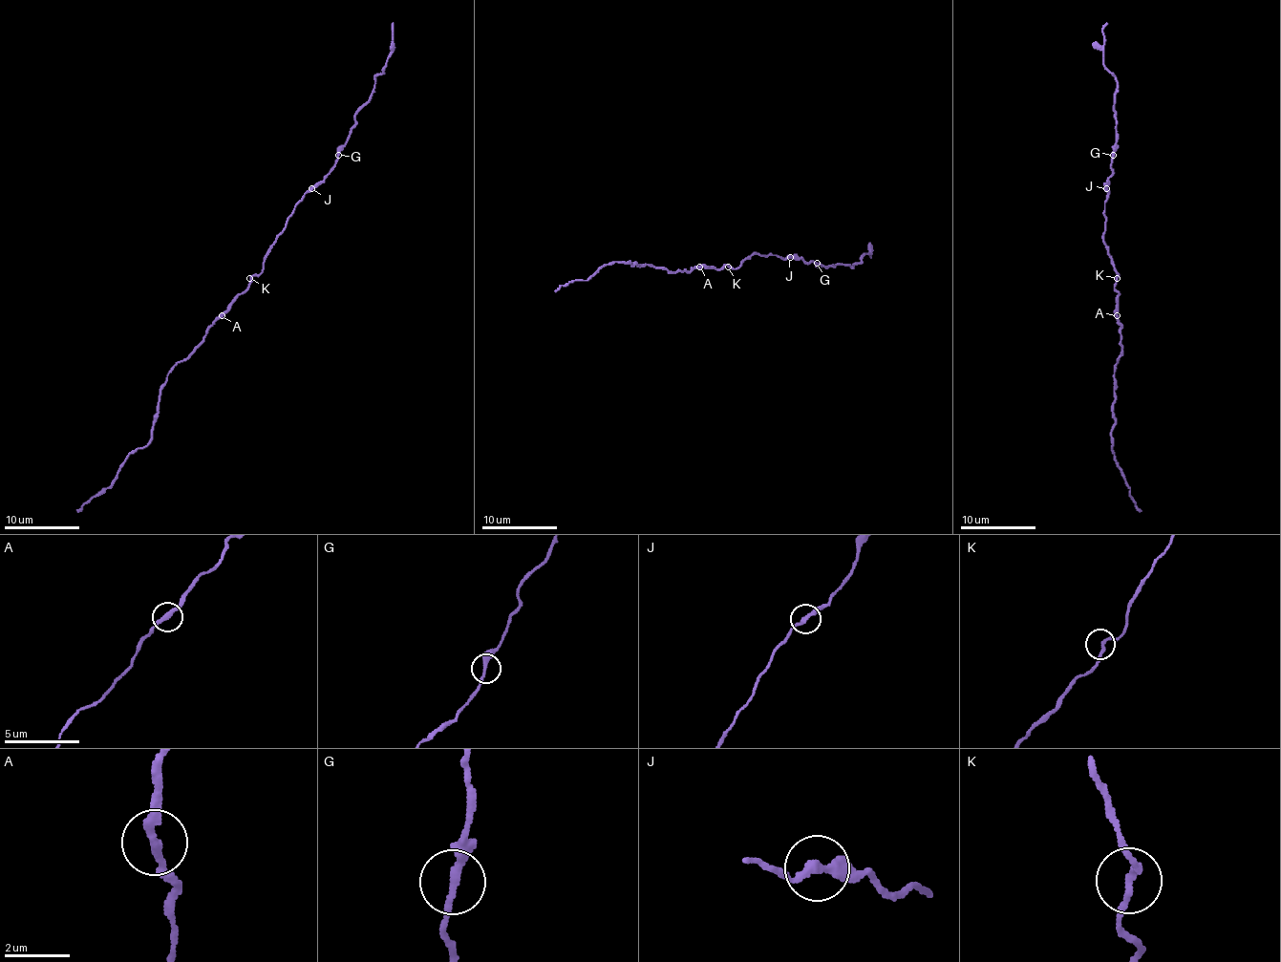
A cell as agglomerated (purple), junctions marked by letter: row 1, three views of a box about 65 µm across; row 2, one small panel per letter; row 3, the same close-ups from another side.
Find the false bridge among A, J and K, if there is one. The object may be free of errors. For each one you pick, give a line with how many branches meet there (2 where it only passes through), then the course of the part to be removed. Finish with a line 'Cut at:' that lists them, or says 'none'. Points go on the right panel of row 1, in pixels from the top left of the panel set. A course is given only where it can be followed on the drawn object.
Cut at: none

